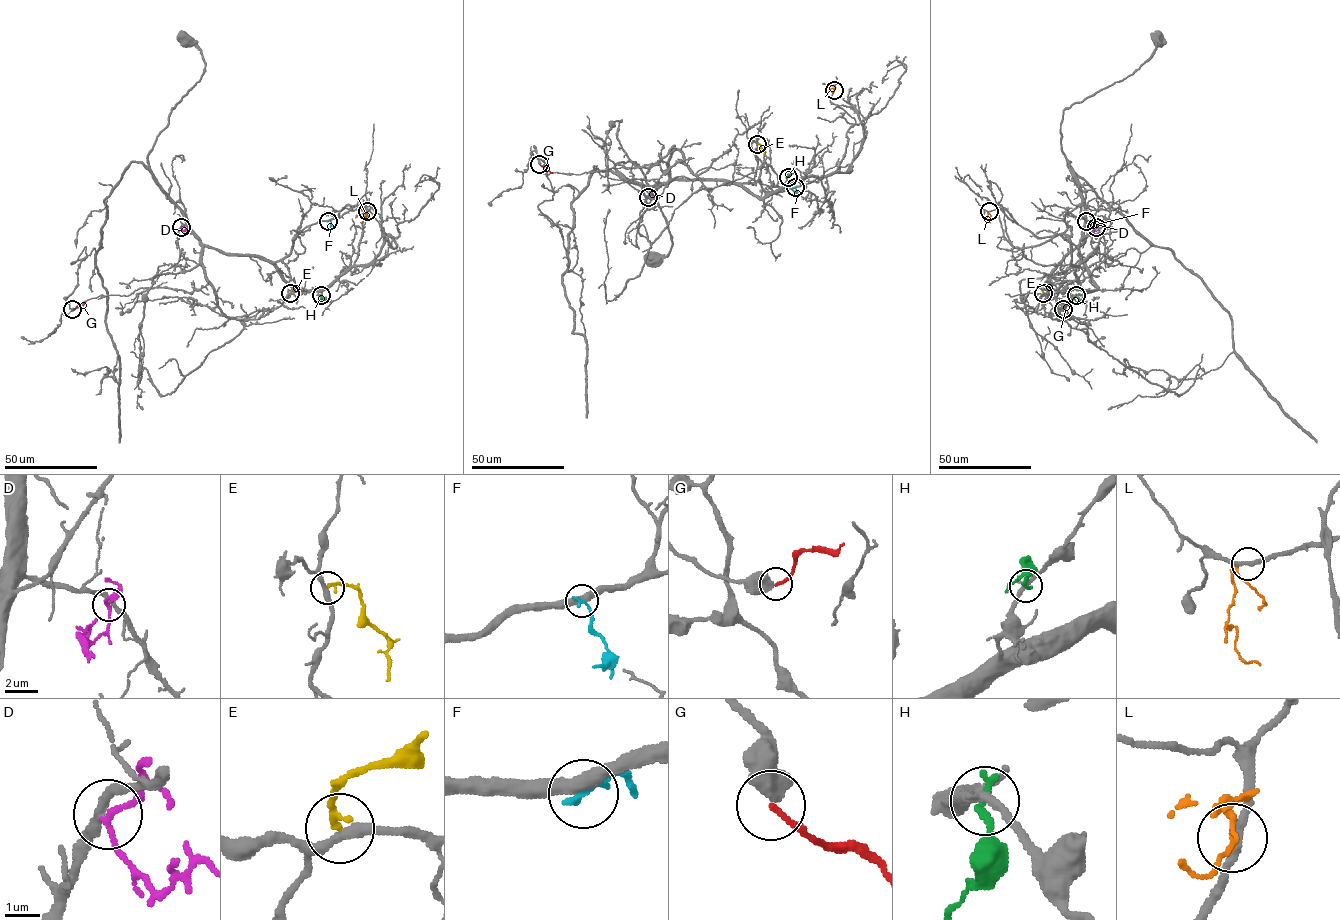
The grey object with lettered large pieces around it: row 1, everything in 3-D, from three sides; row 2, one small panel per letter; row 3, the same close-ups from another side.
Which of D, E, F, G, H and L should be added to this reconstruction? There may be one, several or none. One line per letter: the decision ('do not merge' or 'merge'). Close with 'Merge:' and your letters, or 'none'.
D: do not merge
E: do not merge
F: do not merge
G: do not merge
H: do not merge
L: do not merge
Merge: none

